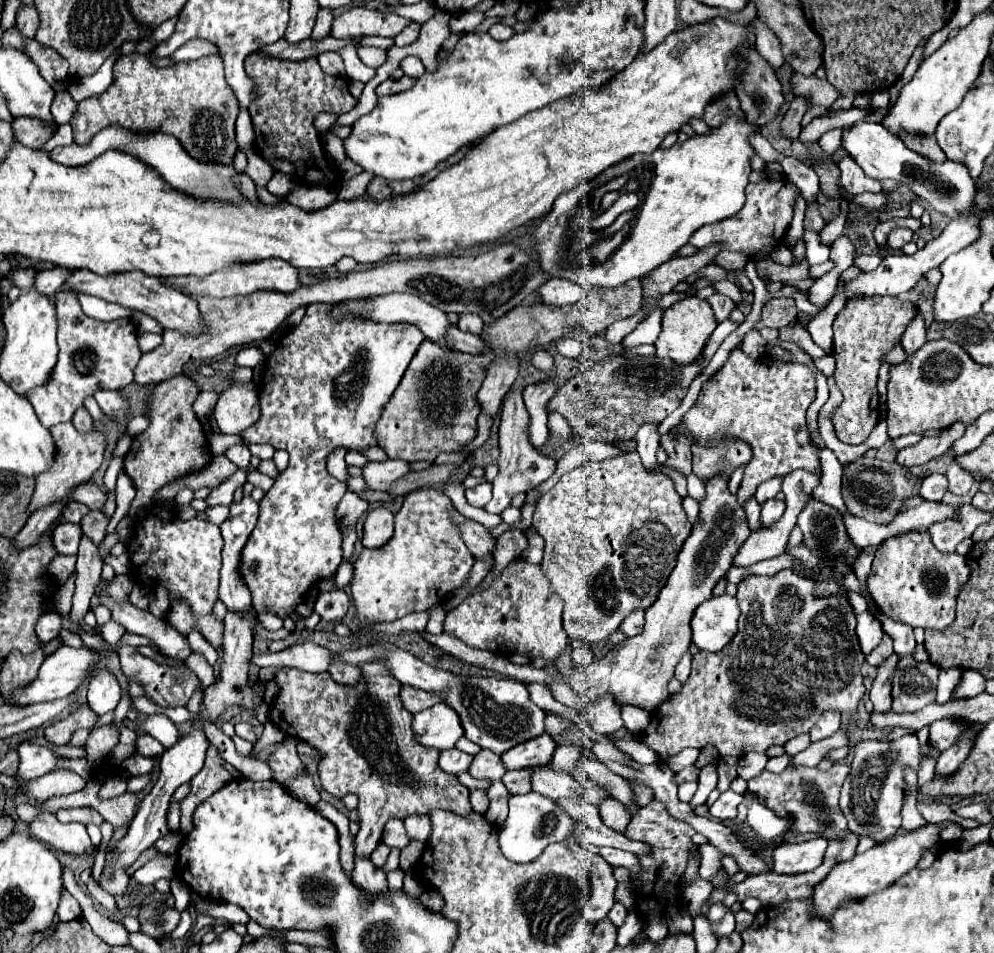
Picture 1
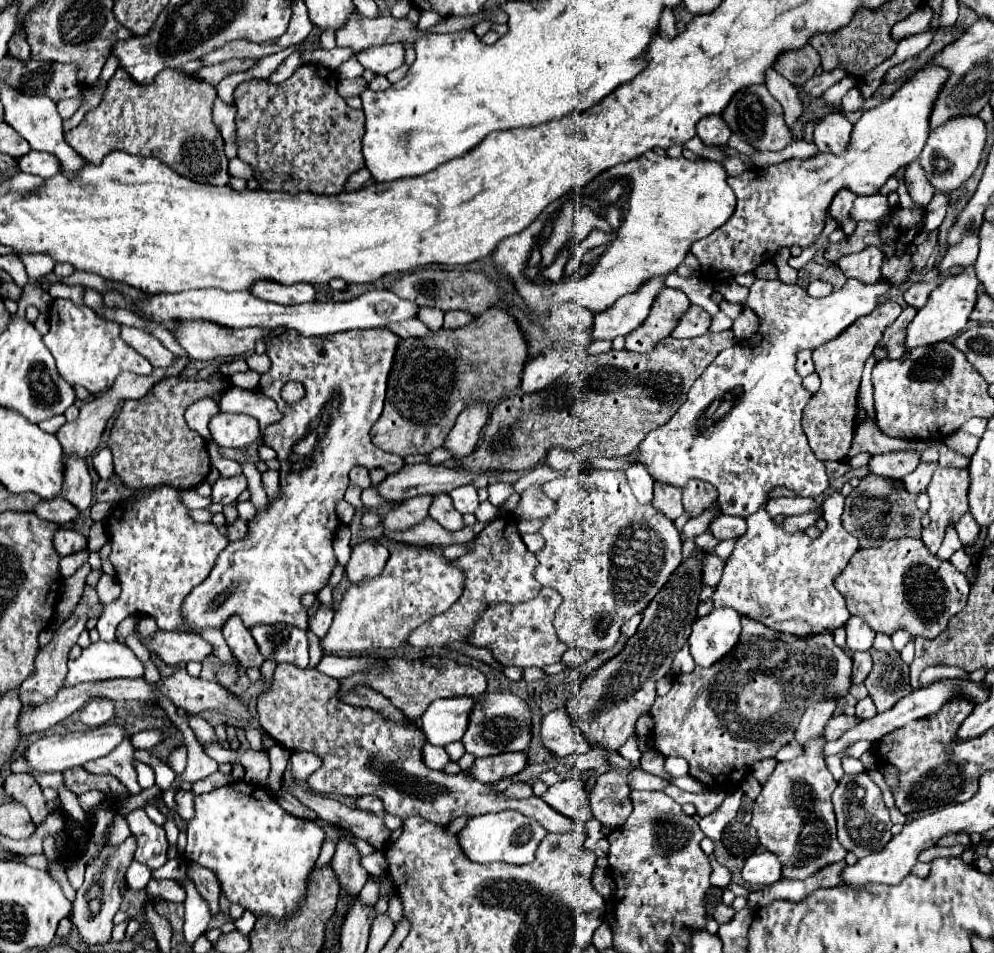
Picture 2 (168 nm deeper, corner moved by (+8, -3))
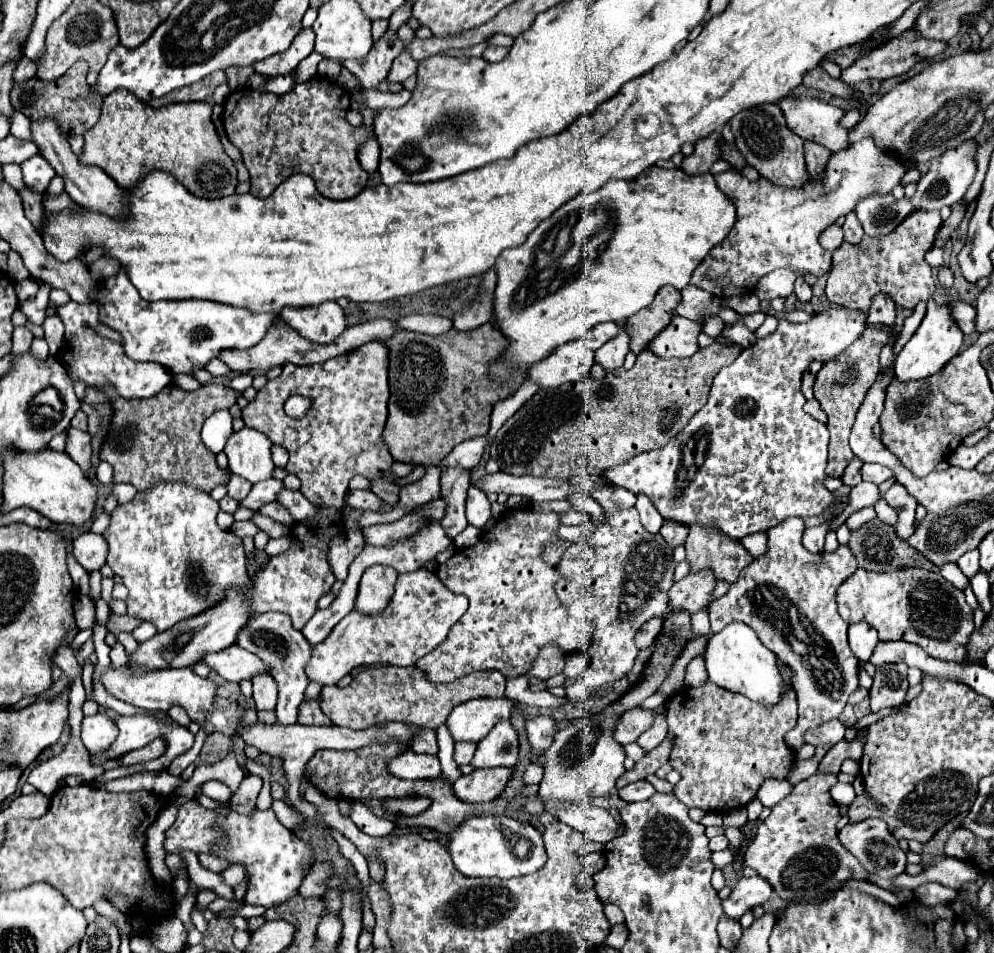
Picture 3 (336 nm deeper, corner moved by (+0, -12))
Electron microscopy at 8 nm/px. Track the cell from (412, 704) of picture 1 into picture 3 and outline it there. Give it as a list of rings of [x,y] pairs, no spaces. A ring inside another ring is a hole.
[[[368,667],[358,673],[346,689],[328,685],[322,689],[322,711],[338,727],[368,729],[376,723],[404,721],[426,729],[438,729],[450,711],[470,699],[504,697],[506,677],[500,671],[474,671],[450,683],[432,683],[418,667]]]

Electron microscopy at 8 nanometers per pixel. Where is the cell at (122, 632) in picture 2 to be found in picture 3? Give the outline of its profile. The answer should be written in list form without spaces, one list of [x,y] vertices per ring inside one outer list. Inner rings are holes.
[[[116,641],[116,645],[112,647],[112,651],[110,651],[110,659],[112,659],[112,665],[114,665],[114,667],[120,667],[120,665],[124,665],[124,663],[128,661],[128,655],[126,655],[124,647],[120,645],[120,641]]]

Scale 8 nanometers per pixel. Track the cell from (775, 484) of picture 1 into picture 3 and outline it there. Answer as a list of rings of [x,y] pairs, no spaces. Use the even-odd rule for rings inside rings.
[[[800,517],[784,519],[768,533],[768,551],[746,565],[730,591],[708,605],[712,633],[718,633],[732,621],[750,625],[758,639],[776,653],[794,673],[798,689],[798,723],[788,731],[788,747],[798,751],[804,745],[806,731],[838,719],[848,695],[858,687],[858,659],[852,655],[846,629],[848,623],[836,609],[834,593],[856,569],[856,557],[848,545],[838,545],[832,553],[810,553],[802,545],[804,521]]]

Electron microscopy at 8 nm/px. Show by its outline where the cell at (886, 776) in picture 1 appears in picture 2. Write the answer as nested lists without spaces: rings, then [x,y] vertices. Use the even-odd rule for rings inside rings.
[[[866,772],[844,774],[844,778],[838,782],[838,788],[832,794],[832,802],[834,802],[836,822],[838,822],[838,842],[848,852],[854,852],[858,858],[864,858],[868,854],[874,854],[876,850],[884,850],[884,846],[892,838],[890,834],[892,822],[888,810],[884,808],[878,786],[868,778]]]

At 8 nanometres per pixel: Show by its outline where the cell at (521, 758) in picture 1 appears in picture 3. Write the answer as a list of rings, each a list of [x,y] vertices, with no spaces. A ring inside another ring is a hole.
[[[474,769],[470,775],[462,775],[456,785],[456,797],[468,803],[482,803],[500,797],[512,777],[512,769]]]

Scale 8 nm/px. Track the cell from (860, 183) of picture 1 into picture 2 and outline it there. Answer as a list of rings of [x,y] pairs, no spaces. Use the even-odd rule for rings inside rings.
[[[840,190],[828,208],[828,214],[838,222],[840,230],[844,234],[852,234],[856,228],[856,220],[852,220],[852,216],[850,216],[854,198],[856,198],[856,194],[852,194],[850,190]]]

